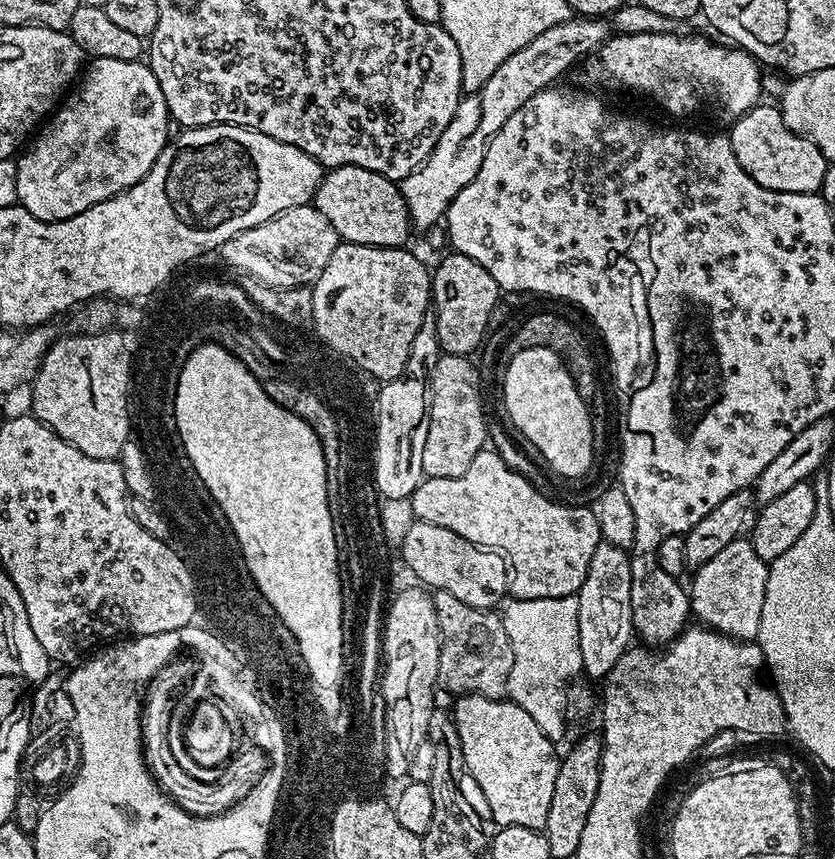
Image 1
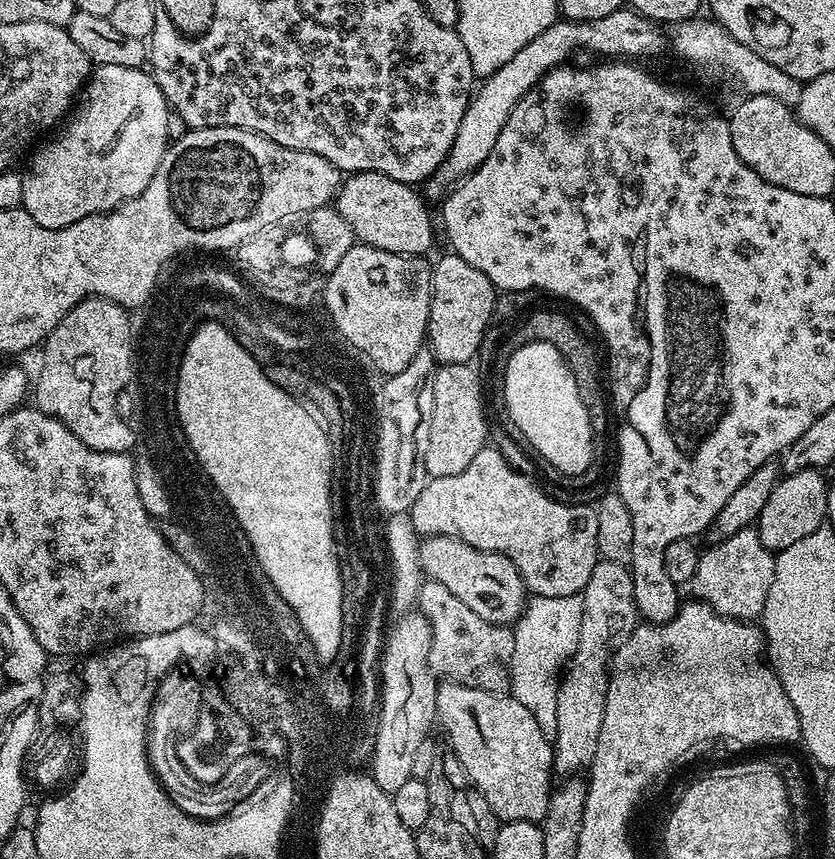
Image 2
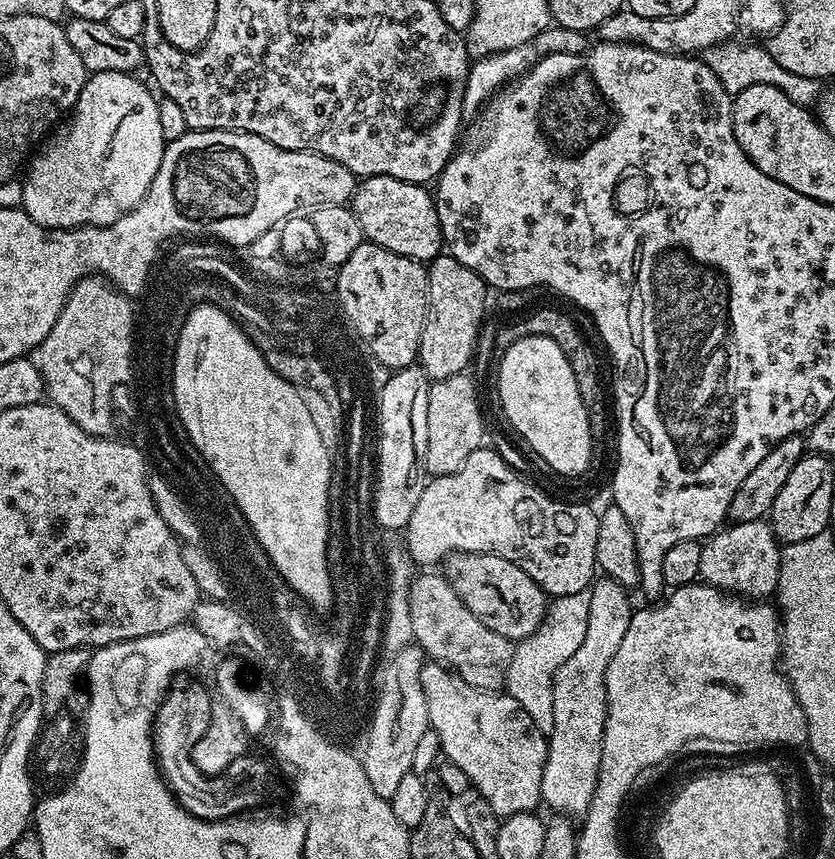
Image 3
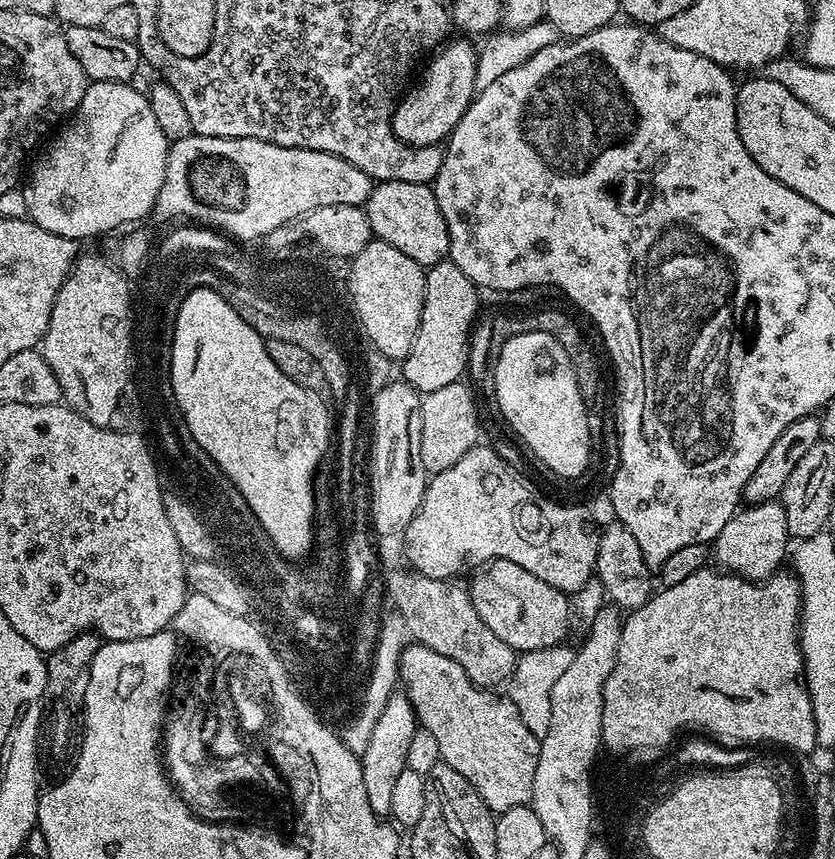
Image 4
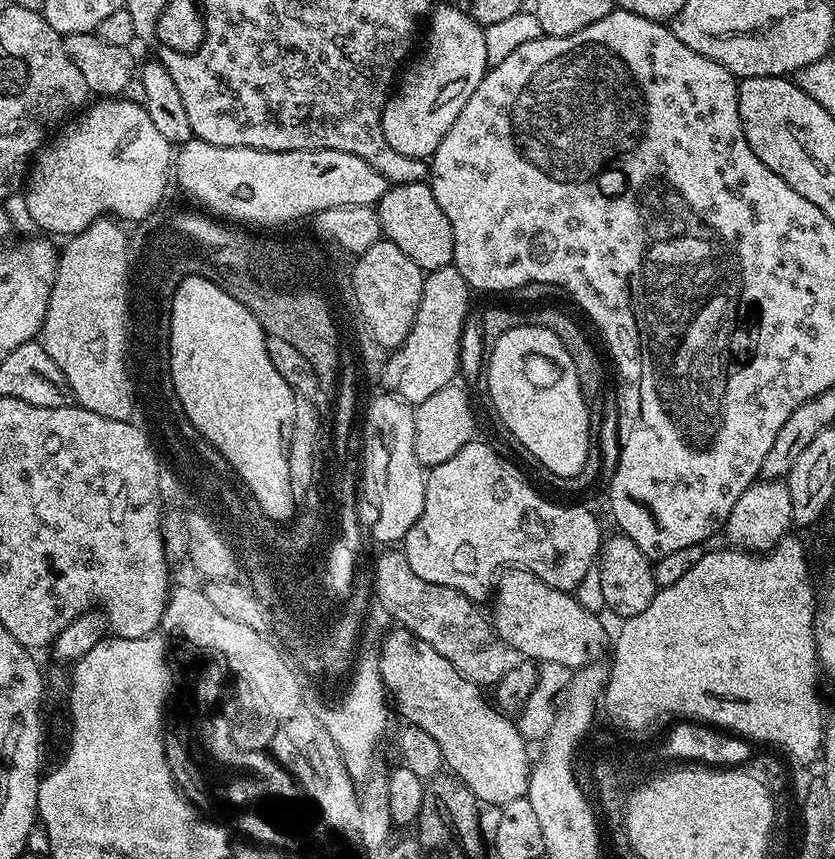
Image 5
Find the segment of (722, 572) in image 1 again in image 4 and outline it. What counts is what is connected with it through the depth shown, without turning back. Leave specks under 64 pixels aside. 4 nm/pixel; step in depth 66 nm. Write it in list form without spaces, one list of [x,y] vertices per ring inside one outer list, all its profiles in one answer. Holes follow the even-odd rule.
[[[778,502],[741,507],[732,515],[730,522],[726,522],[726,526],[722,526],[722,534],[718,534],[718,538],[714,541],[714,560],[717,560],[715,563],[723,571],[743,576],[744,579],[753,582],[766,580],[769,576],[779,573],[781,571],[780,563],[783,560],[785,563],[789,552],[790,537],[786,526],[786,510]]]

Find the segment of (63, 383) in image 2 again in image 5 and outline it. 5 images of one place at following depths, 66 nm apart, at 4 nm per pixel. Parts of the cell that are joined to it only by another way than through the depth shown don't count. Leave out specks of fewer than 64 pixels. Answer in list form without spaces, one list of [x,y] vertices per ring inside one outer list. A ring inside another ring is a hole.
[[[112,218],[95,220],[86,230],[67,237],[65,244],[68,245],[61,247],[58,252],[56,277],[50,290],[42,329],[46,354],[50,354],[50,358],[58,362],[62,374],[66,374],[73,401],[94,414],[102,414],[102,418],[124,416],[128,412],[128,387],[121,353],[124,349],[125,321],[123,245],[129,238],[123,227]]]

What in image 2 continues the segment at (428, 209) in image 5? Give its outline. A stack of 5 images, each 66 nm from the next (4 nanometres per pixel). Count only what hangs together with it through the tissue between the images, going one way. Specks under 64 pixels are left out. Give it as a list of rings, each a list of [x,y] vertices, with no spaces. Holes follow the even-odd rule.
[[[354,172],[341,183],[334,207],[346,218],[359,243],[403,256],[424,256],[432,248],[432,216],[424,205],[425,197],[416,192],[419,191],[413,185],[398,182],[386,174]]]

